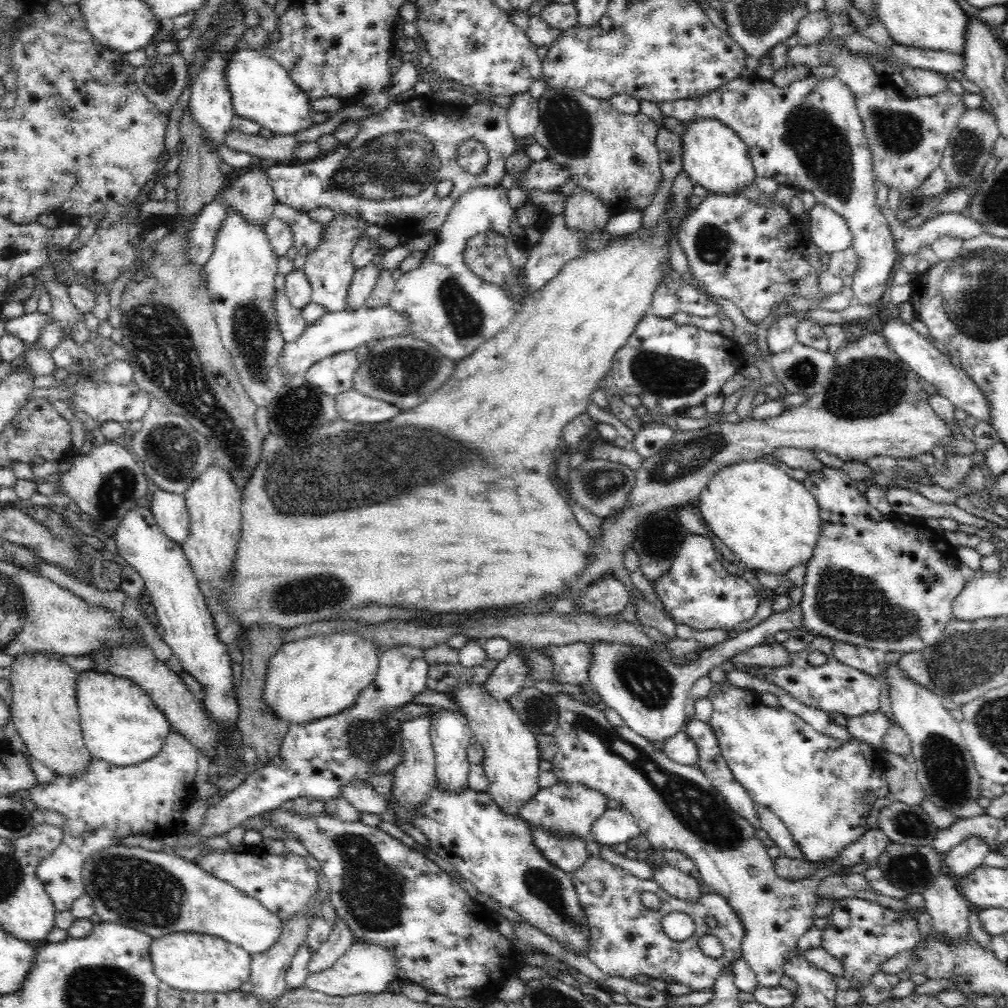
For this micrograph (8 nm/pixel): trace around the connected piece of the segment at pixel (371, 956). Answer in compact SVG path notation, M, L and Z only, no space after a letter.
M354 942L351 944L351 948L331 968L318 974L312 974L312 976L309 975L298 989L286 990L286 994L298 992L302 988L308 988L309 990L335 997L347 997L363 993L384 993L386 987L392 981L397 980L395 954L380 946Z

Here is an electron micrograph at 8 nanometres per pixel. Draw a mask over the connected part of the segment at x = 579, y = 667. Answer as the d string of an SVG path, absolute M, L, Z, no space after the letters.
M577 642L560 647L550 645L545 648L545 652L555 662L553 668L555 678L566 684L586 686L586 690L588 690L586 694L592 692L592 685L588 679L588 666L590 666L588 662L591 662L591 646L588 646L588 643Z

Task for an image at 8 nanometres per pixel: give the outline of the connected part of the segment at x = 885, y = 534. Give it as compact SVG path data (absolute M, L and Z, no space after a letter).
M826 467L824 471L818 474L810 474L802 480L801 484L816 500L819 507L819 517L821 518L821 532L817 539L817 546L813 550L813 555L807 560L805 582L802 586L802 602L799 608L802 614L803 628L808 630L814 637L828 637L833 640L848 642L856 646L867 646L872 650L878 649L882 652L920 652L928 646L932 646L939 640L942 630L946 628L948 622L952 620L952 606L954 600L960 595L962 589L967 583L958 570L958 560L950 560L952 558L952 548L950 546L936 546L936 544L926 544L922 540L922 544L916 544L916 528L912 528L912 524L904 523L897 514L884 514L878 512L867 496L858 491L856 481L852 480L841 469Z

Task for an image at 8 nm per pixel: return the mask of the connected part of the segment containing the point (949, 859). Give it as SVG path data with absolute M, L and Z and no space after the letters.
M972 834L970 838L954 845L943 855L943 866L951 876L956 878L966 876L970 870L984 864L984 858L988 856L990 851L987 842L981 836Z

